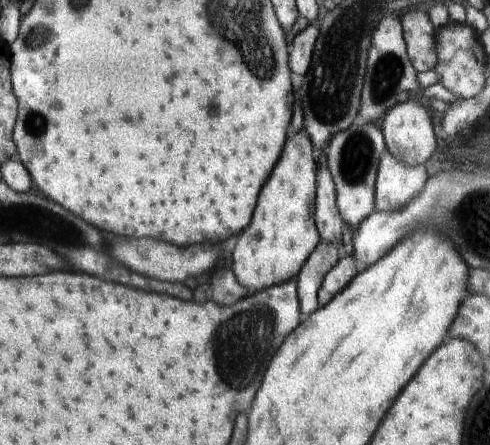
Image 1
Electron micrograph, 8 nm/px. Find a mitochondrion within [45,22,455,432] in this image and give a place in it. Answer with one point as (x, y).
(244, 339)

